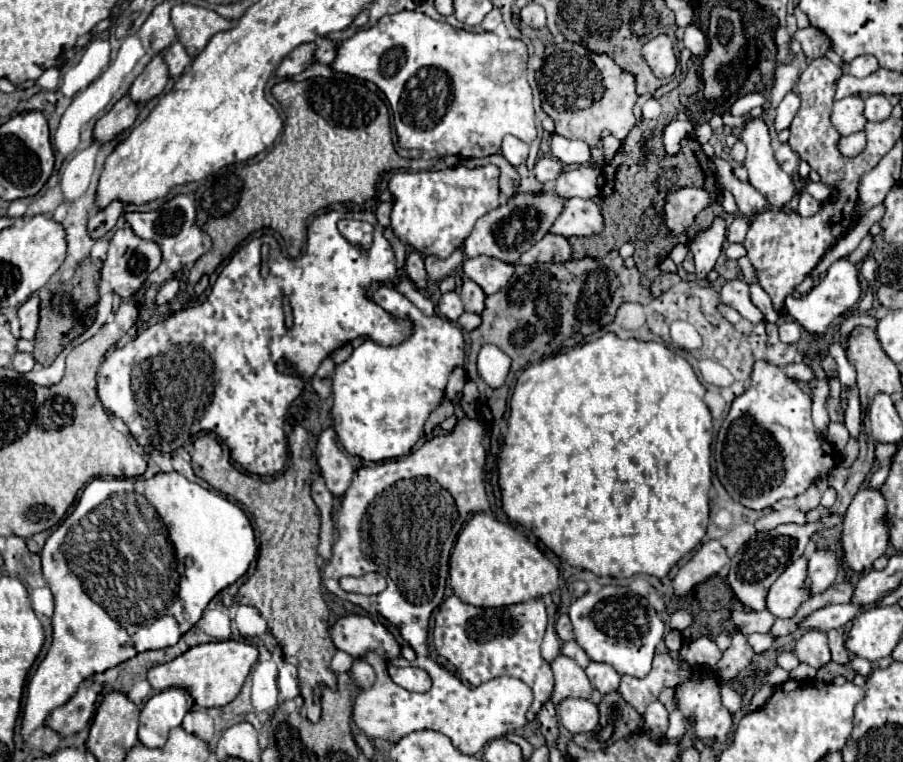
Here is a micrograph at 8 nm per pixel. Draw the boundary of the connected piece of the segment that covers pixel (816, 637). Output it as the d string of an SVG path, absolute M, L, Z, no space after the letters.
M807 630L797 642L795 642L795 656L799 662L805 662L813 668L821 668L827 662L831 662L829 646L827 646L827 634L821 630Z

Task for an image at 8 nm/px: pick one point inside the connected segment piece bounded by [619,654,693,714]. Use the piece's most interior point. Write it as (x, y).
(639, 692)

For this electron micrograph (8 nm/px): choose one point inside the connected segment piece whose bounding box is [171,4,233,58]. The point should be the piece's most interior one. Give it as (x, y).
(195, 26)

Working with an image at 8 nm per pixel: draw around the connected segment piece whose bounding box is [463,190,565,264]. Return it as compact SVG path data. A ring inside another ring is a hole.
M547 190L535 192L535 194L517 192L505 204L497 206L495 210L487 212L483 218L477 220L473 232L463 242L463 252L469 258L485 254L507 264L517 264L519 256L551 230L553 220L557 220L563 206L565 206L565 198L561 198L555 192L547 192Z

